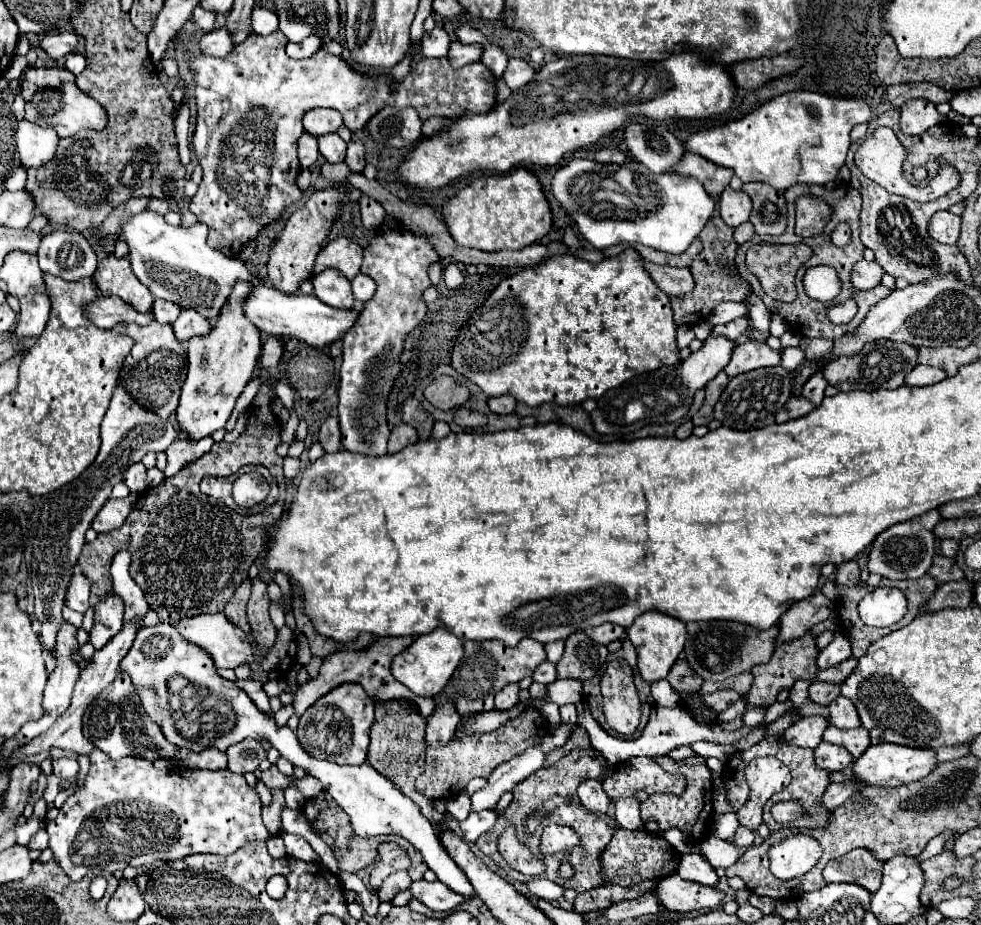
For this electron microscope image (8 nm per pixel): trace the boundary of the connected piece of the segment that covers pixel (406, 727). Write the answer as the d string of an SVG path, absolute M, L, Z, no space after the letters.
M382 701L376 705L376 721L370 729L370 747L368 747L368 765L372 765L380 775L388 777L402 789L404 795L408 795L414 803L418 803L420 811L432 821L440 823L446 819L446 813L438 813L432 805L432 799L424 797L414 789L416 777L424 772L426 741L424 741L424 727L426 719L416 711L410 711L408 707L400 703L388 705L388 701Z

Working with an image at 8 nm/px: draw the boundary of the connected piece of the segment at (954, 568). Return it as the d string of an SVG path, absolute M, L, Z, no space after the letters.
M936 555L936 557L934 557L934 563L932 563L932 567L928 569L928 573L930 573L934 579L938 579L940 583L964 579L964 573L962 573L962 569L954 563L954 559L944 557L944 555Z

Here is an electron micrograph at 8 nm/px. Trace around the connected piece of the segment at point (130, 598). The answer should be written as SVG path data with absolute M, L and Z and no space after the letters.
M124 551L116 553L112 559L112 567L110 567L112 581L114 581L114 593L124 601L124 607L126 607L124 623L136 621L142 627L144 617L150 611L150 607L144 599L142 589L132 581L128 567L130 567L130 553L124 553Z

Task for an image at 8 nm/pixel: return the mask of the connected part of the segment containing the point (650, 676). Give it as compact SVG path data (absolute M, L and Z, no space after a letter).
M650 611L650 613L640 615L634 621L634 625L630 629L626 629L626 633L638 651L638 671L640 671L642 679L648 683L660 681L668 675L670 667L678 659L678 655L684 647L684 641L686 641L686 625L674 617L658 613L658 611Z

